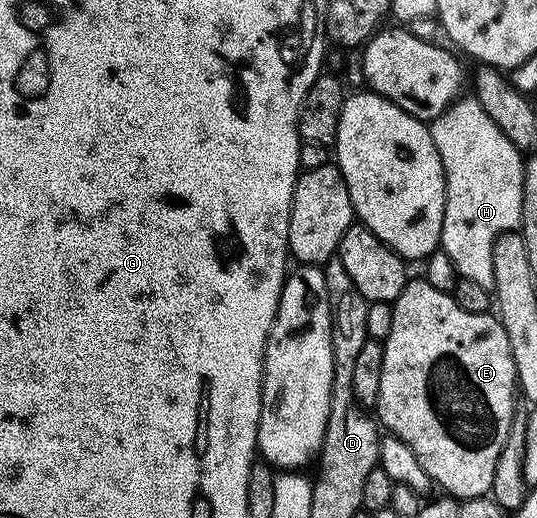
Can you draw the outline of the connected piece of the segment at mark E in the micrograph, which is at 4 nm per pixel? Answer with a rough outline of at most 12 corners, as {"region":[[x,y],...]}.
{"region":[[412,278],[378,422],[436,488],[487,495],[517,402],[491,313]]}

